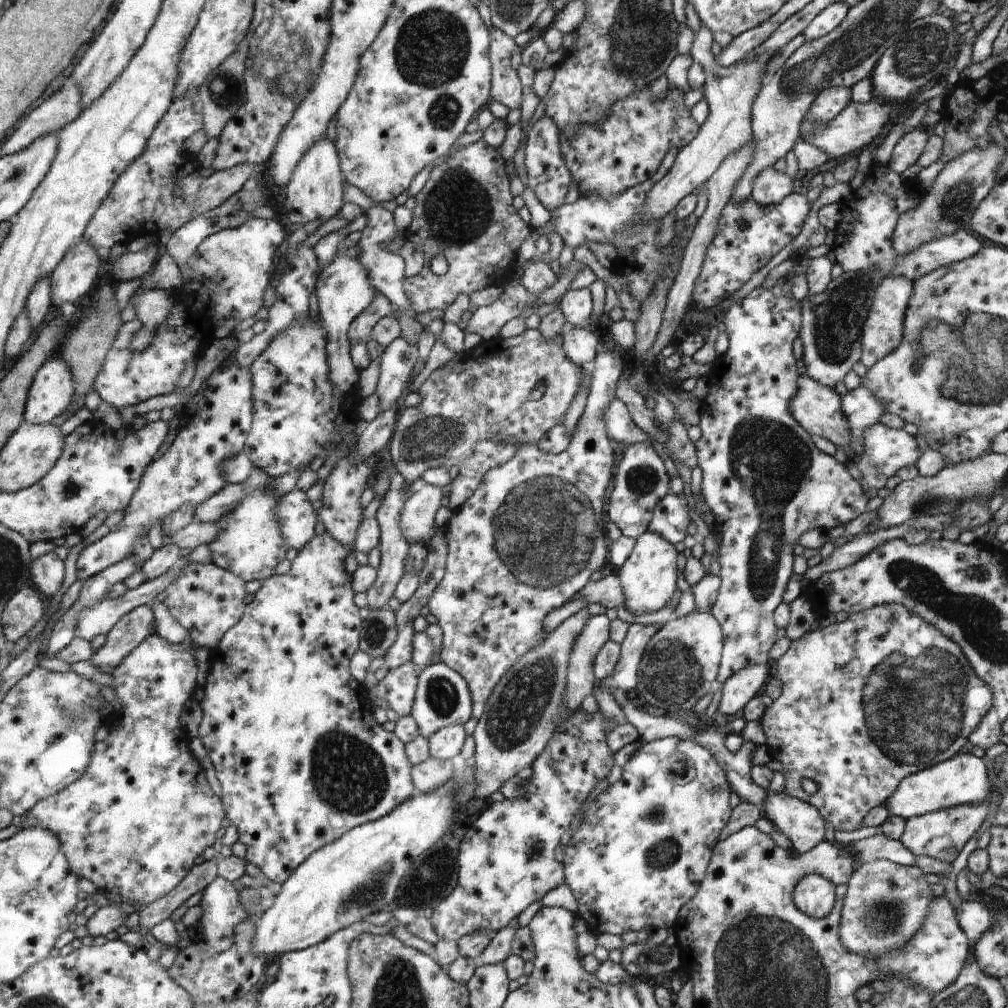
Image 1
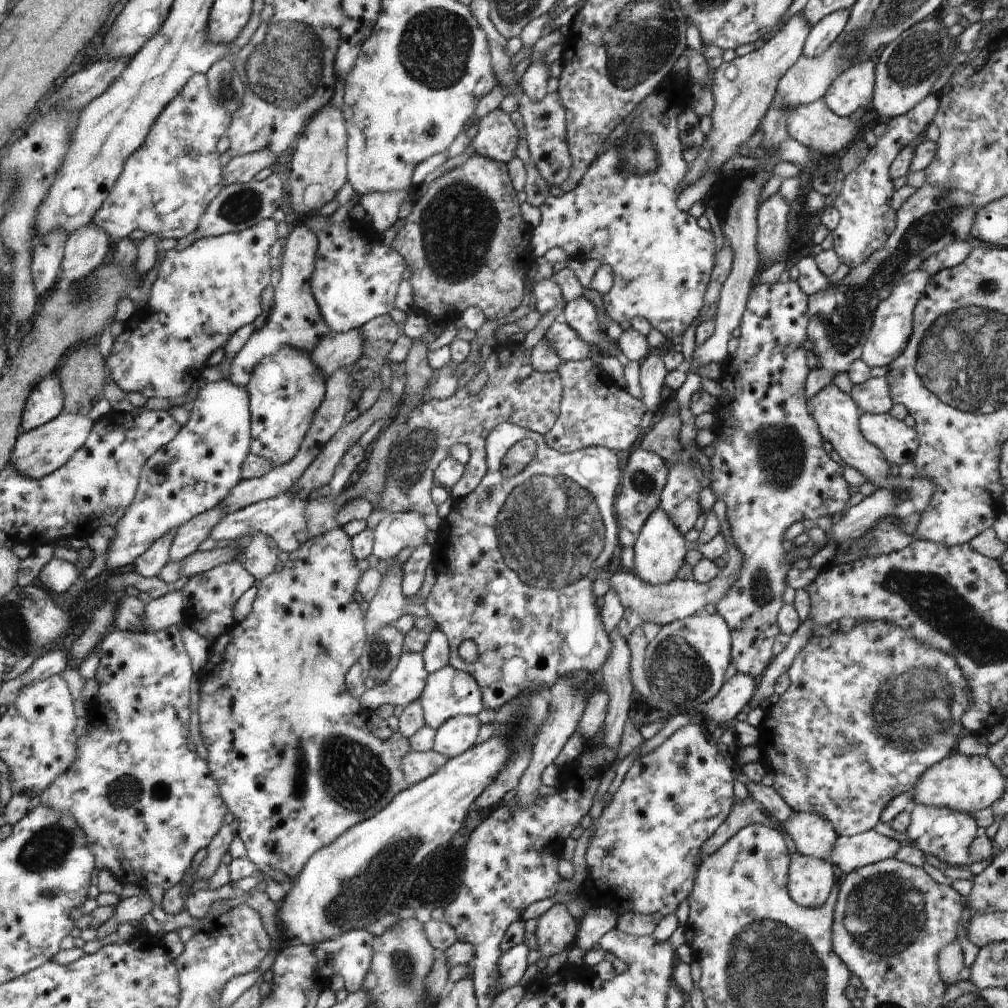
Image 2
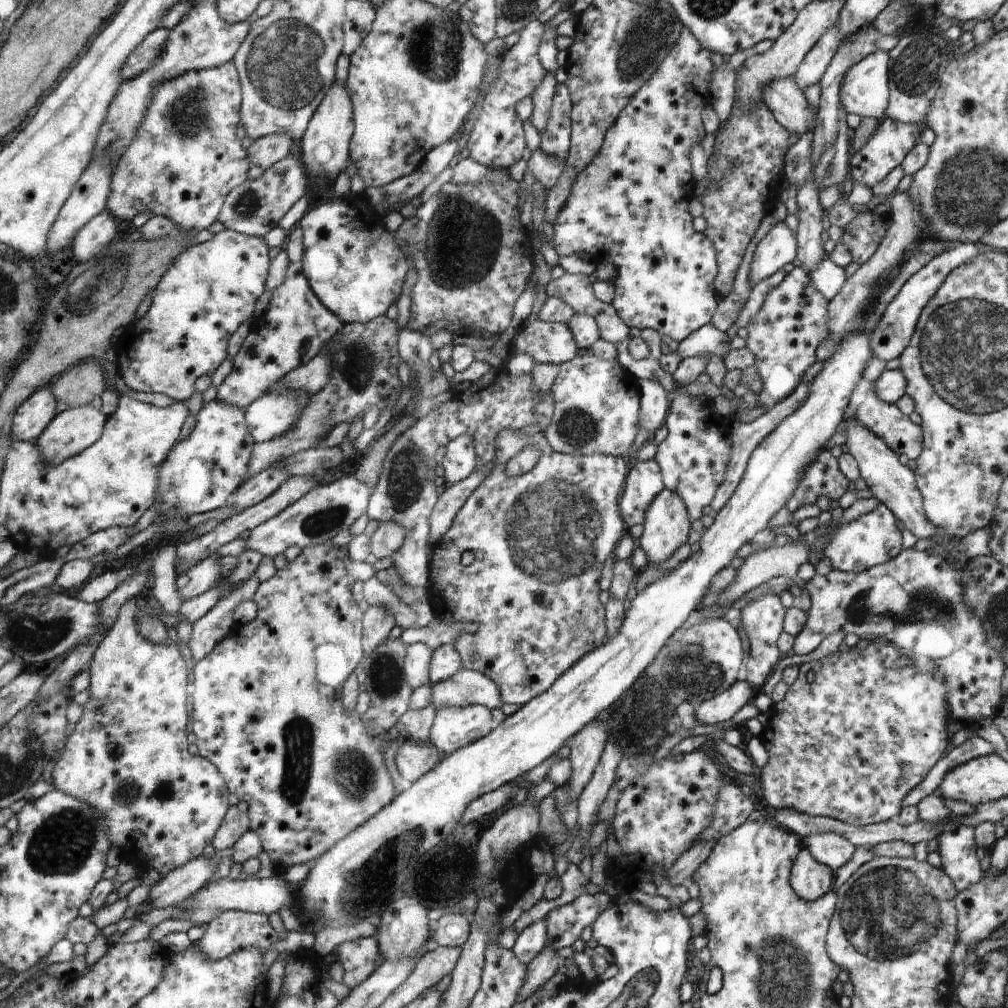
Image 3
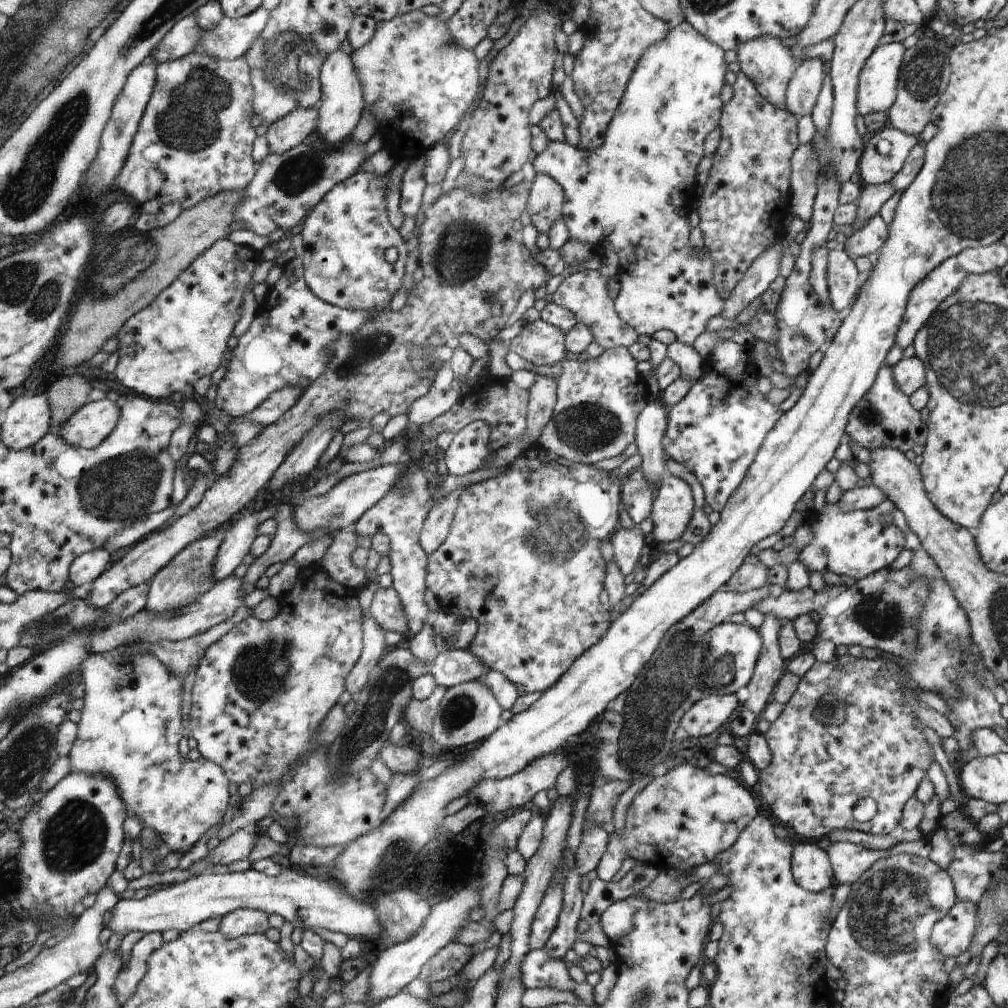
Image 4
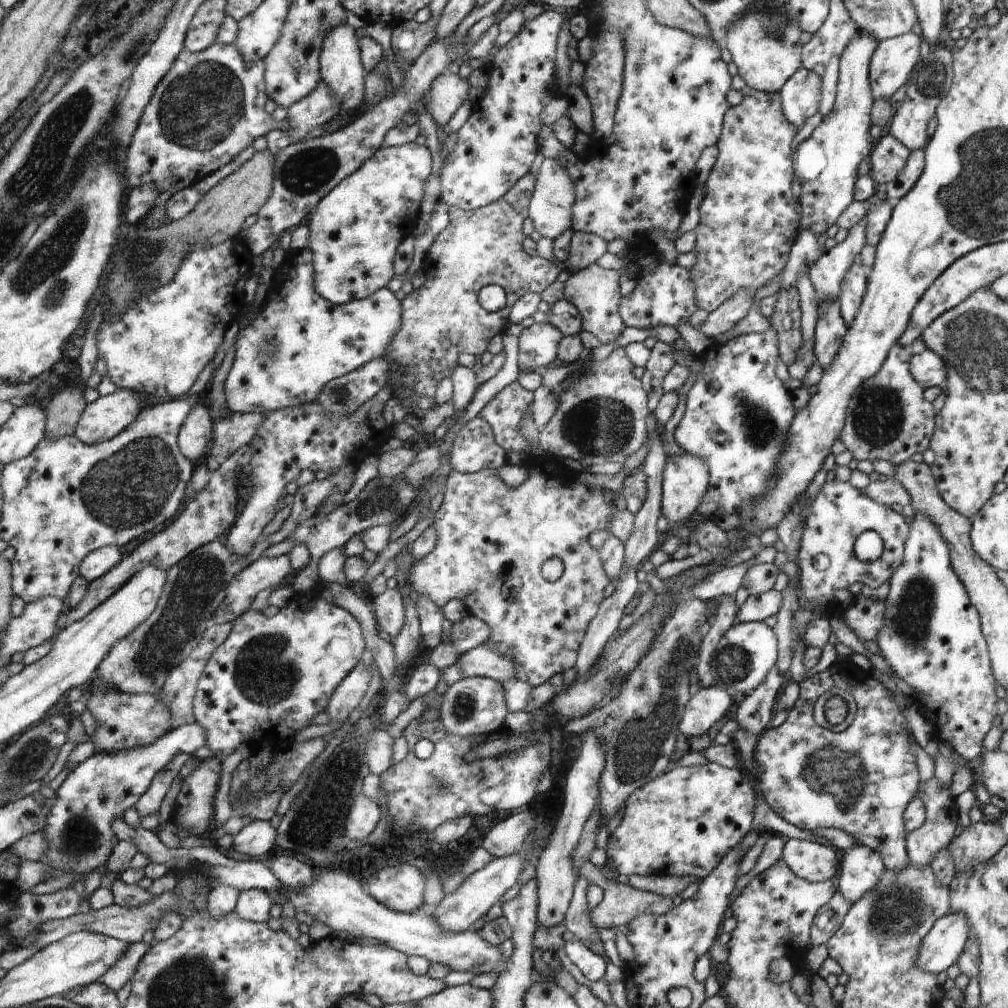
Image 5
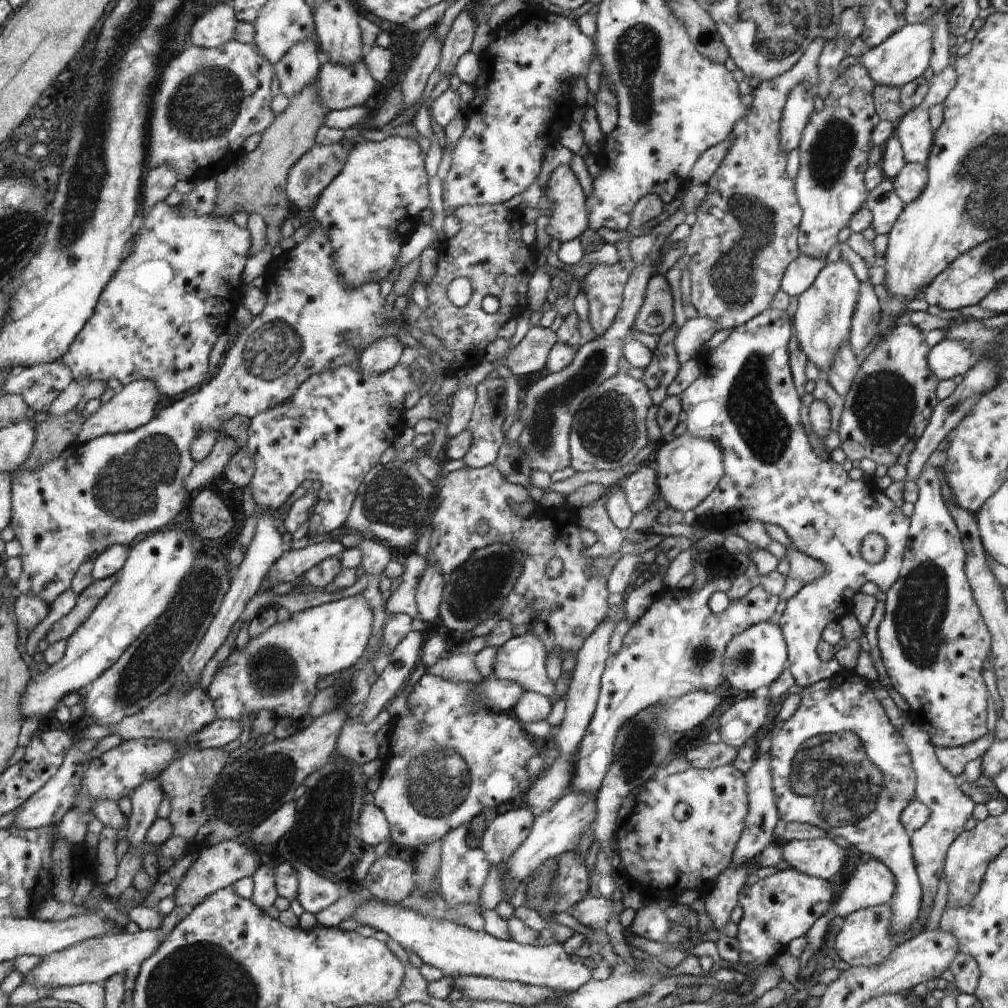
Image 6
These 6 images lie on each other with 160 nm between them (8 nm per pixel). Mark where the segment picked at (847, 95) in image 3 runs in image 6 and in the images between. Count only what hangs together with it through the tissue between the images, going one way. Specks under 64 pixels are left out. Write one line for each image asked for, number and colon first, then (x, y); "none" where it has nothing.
4: (878, 80)
5: (894, 58)
6: (903, 56)

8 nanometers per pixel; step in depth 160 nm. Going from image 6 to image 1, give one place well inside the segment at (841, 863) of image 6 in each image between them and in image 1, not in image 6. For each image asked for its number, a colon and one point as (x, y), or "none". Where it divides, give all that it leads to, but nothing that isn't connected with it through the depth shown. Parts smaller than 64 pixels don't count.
1: (814, 895)
2: (810, 882)
3: (810, 880)
4: (812, 870)
5: (814, 862)

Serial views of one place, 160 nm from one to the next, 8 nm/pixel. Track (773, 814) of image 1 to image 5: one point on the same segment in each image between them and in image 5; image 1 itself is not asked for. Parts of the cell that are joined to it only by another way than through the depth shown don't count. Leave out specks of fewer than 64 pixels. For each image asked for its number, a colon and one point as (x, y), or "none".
2: (814, 836)
3: (829, 848)
4: (848, 860)
5: (860, 868)

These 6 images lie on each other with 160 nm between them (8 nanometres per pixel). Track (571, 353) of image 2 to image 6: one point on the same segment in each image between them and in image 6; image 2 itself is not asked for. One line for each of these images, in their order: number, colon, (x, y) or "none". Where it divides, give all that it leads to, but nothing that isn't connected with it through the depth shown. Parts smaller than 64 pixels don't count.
3: (546, 342)
4: (541, 343)
5: (538, 344)
6: (530, 355)

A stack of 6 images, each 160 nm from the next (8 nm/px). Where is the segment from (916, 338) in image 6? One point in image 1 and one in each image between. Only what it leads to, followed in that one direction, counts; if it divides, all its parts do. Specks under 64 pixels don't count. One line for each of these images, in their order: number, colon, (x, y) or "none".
1: (885, 450)
2: (899, 443)
3: (886, 421)
4: (884, 417)
5: (888, 418)

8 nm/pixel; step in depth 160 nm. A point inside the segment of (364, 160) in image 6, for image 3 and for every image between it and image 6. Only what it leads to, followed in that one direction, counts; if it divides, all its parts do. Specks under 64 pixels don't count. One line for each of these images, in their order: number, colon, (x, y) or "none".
3: (353, 266)
4: (345, 236)
5: (353, 234)

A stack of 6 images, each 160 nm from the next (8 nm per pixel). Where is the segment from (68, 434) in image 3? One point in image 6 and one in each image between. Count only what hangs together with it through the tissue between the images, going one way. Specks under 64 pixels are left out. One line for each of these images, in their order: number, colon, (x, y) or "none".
4: (90, 425)
5: (101, 420)
6: (130, 408)

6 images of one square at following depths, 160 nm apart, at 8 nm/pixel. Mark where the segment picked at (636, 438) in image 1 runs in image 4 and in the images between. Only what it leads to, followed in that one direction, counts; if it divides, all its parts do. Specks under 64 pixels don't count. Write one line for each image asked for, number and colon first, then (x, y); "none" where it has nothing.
2: (601, 414)
3: (598, 406)
4: (599, 400)

